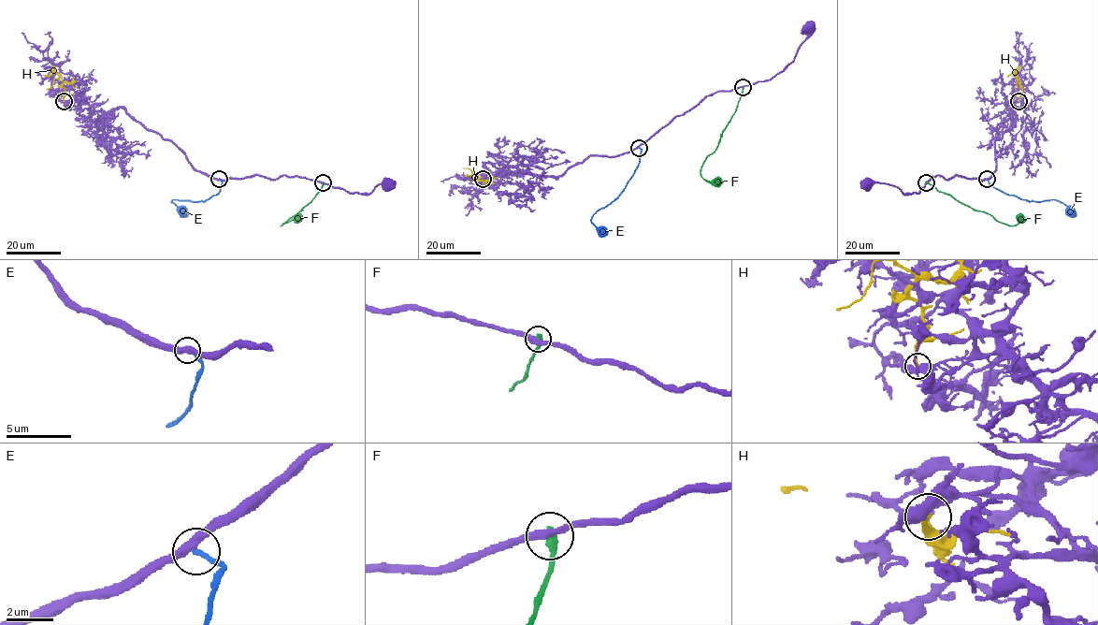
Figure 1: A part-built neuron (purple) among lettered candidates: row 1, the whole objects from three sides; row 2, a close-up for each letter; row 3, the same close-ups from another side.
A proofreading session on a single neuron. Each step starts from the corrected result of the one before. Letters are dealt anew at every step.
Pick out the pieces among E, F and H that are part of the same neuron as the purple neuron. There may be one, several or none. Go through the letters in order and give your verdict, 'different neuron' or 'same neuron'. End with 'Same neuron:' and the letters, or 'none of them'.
E: different neuron
F: different neuron
H: different neuron
Same neuron: none of them

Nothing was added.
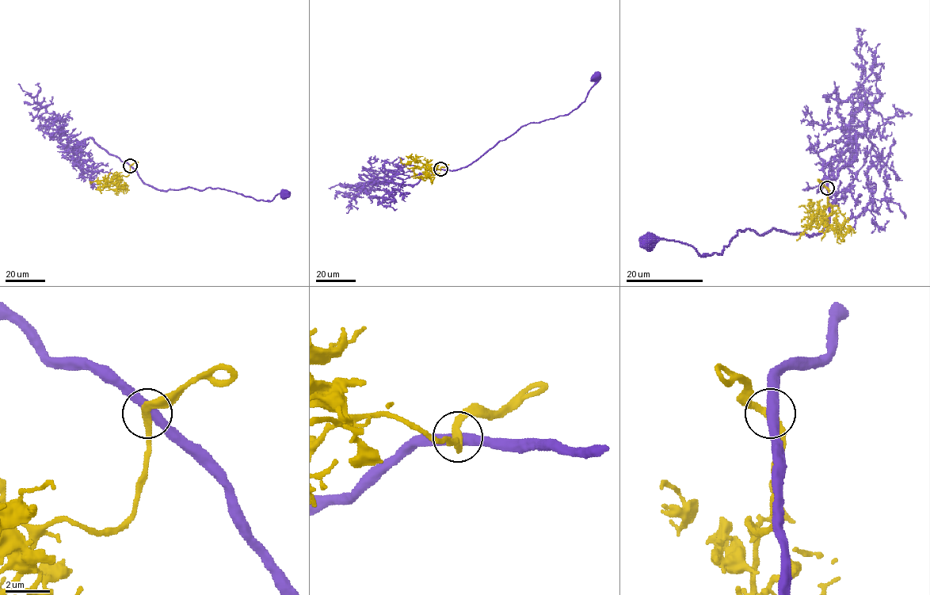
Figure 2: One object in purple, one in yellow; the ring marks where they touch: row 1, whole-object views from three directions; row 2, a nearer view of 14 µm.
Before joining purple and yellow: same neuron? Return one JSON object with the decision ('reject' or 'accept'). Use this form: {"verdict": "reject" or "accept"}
{"verdict": "reject"}

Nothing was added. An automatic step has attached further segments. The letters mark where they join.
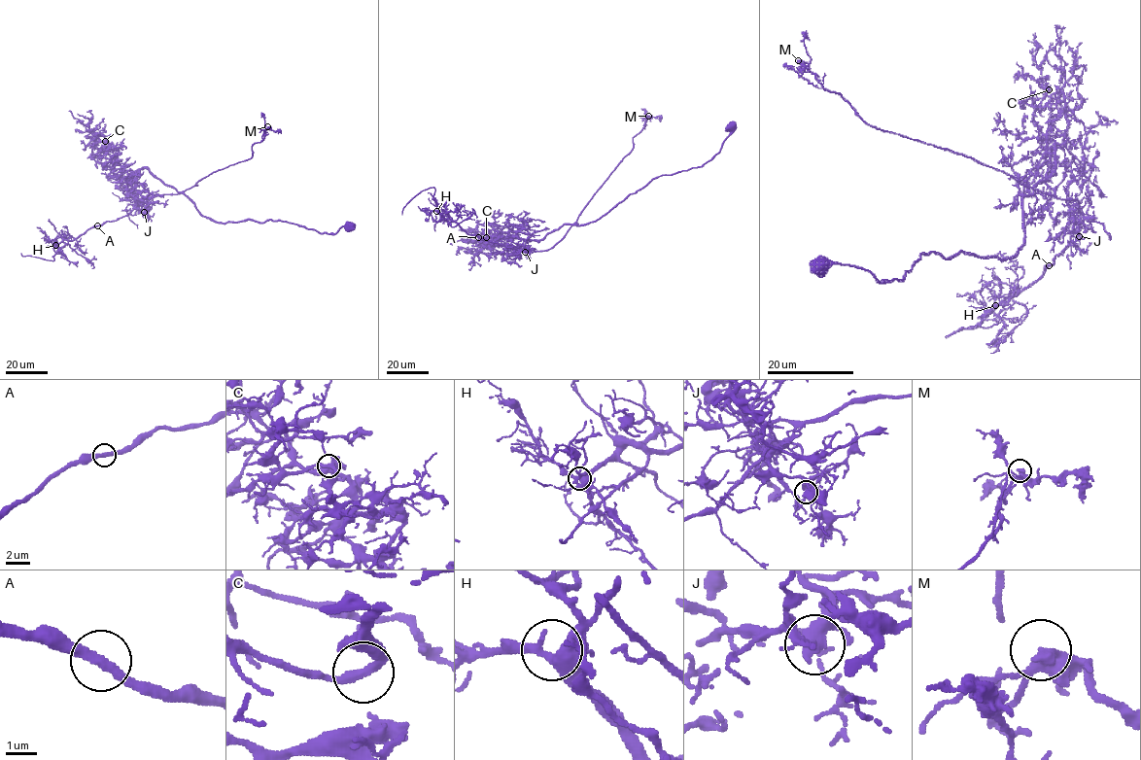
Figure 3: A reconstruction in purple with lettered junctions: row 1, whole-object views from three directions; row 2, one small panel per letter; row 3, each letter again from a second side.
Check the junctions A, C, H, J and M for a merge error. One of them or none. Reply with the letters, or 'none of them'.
J

